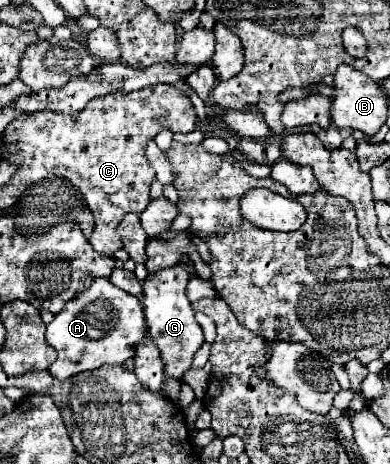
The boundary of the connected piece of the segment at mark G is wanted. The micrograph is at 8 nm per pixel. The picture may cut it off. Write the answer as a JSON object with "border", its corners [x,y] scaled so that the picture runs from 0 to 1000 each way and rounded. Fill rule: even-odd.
{"border":[[[459,565],[438,578],[382,591],[367,608],[362,659],[367,659],[372,685],[377,685],[382,720],[387,720],[392,737],[403,741],[403,750],[413,759],[423,806],[433,806],[438,815],[454,815],[454,819],[464,819],[469,806],[490,793],[495,763],[526,737],[521,733],[521,711],[500,690],[500,672],[490,664],[490,651],[474,638],[474,621],[479,621],[479,608],[485,608],[490,591],[495,591],[490,573],[479,565]]]}

